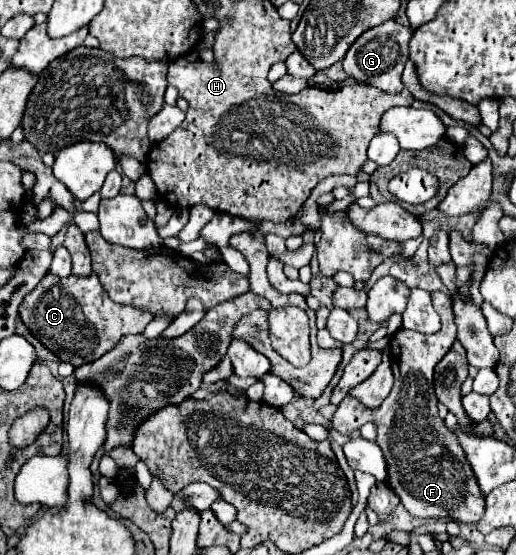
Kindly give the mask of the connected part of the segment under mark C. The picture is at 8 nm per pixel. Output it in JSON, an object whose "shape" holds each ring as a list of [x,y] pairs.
{"shape":[[[46,274],[38,286],[24,296],[20,308],[20,320],[24,326],[62,362],[70,362],[74,368],[94,362],[110,352],[118,340],[126,334],[142,334],[146,324],[154,318],[152,312],[138,306],[116,304],[108,298],[98,276],[66,276],[58,278]]]}

